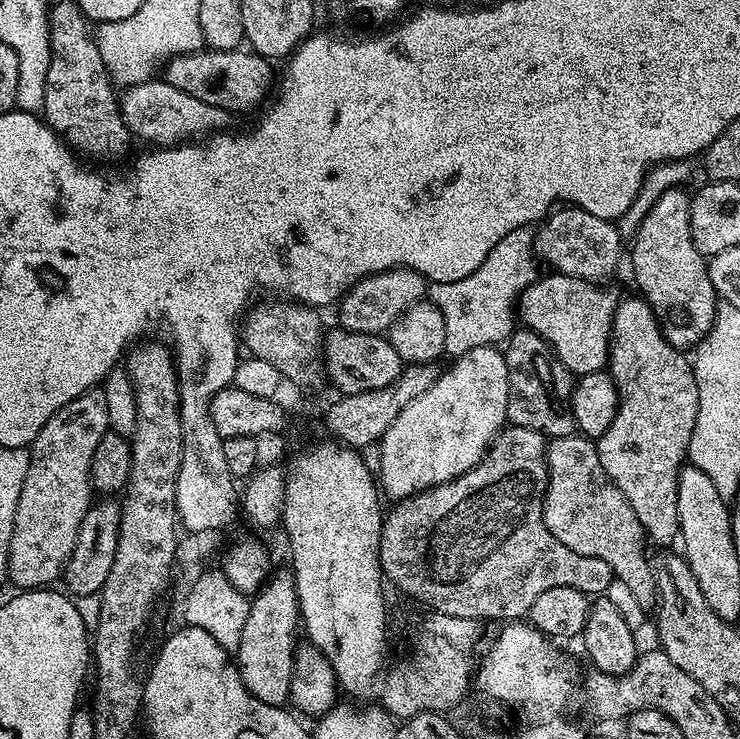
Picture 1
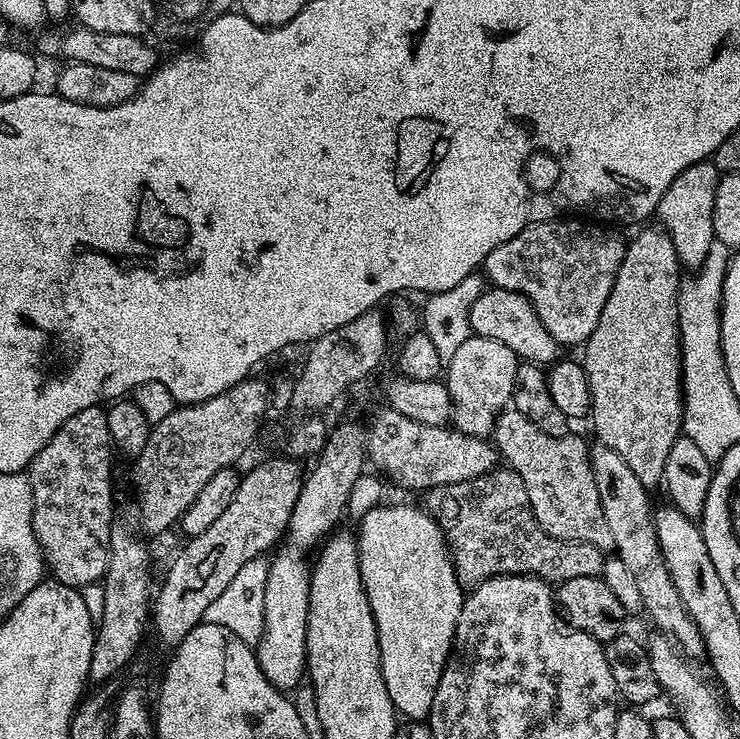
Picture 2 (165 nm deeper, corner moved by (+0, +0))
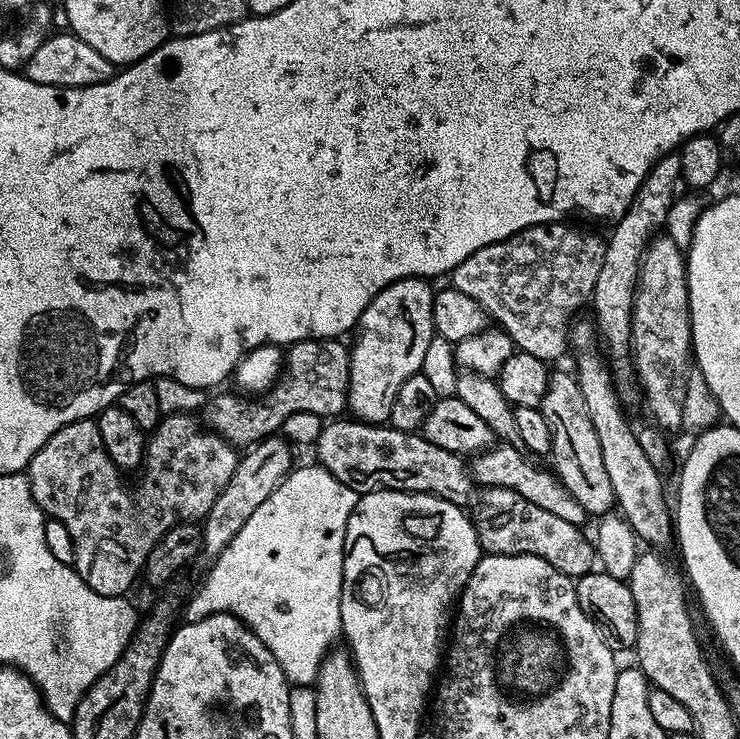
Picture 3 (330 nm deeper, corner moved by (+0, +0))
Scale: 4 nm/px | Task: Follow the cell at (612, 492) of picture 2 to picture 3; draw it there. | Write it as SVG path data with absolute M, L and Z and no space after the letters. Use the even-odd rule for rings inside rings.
M571 371L551 373L546 390L546 398L542 405L544 417L548 419L548 425L552 431L552 451L550 453L550 464L560 481L578 498L585 513L589 517L599 518L617 507L614 486L610 484L610 474L606 472L606 465L602 460L602 446L599 445L598 434L594 428L594 422L590 420L586 398L582 398L582 390L578 386L575 375Z

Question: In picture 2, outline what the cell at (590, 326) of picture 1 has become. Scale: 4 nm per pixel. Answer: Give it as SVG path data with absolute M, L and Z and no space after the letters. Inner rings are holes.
M495 286L485 287L481 296L476 298L469 308L469 326L471 335L482 338L494 338L494 342L502 342L502 346L510 346L521 361L537 366L551 366L561 355L561 345L542 326L534 306L522 294L514 290L502 290Z

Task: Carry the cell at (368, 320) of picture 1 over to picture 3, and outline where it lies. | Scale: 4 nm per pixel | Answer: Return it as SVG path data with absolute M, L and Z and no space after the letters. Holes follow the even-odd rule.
M273 434L259 444L251 445L237 459L234 474L230 482L226 482L226 490L218 494L214 506L210 506L210 510L204 515L200 529L200 546L204 556L208 555L208 558L220 556L222 550L230 546L234 534L238 534L238 530L246 526L250 514L254 514L254 510L258 510L258 506L262 506L262 502L266 502L266 498L274 494L274 490L278 490L278 486L294 467L292 451L293 445L288 440Z

